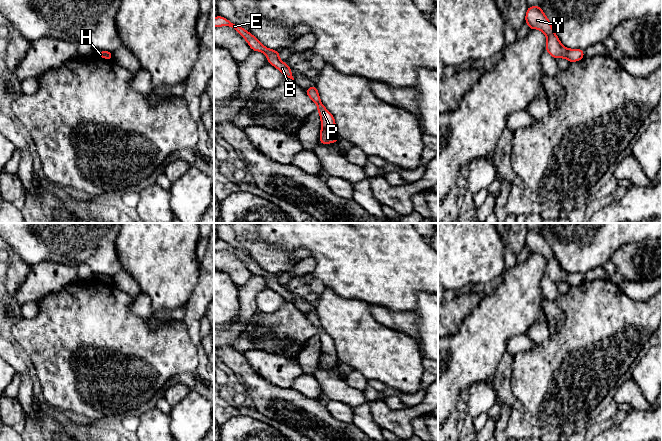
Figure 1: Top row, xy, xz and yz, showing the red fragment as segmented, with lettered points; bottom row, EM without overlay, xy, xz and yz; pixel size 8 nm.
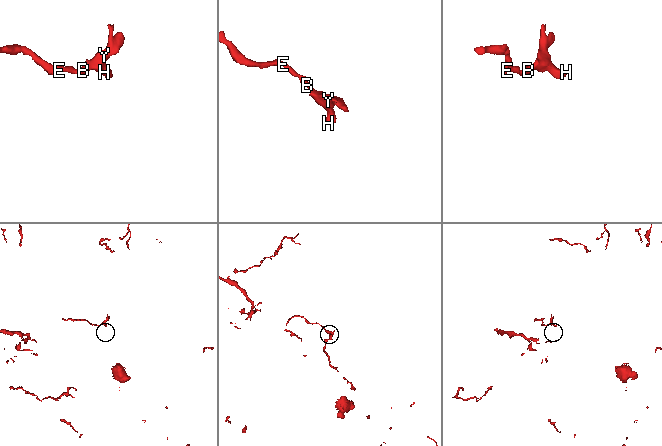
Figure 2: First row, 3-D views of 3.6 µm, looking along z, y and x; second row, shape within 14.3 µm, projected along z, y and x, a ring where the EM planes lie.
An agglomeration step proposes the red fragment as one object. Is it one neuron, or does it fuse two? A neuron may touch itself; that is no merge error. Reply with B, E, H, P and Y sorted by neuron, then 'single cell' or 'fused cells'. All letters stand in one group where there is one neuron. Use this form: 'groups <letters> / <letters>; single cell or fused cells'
groups B E H P Y; single cell

